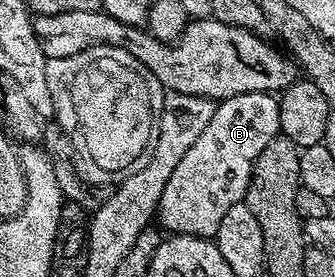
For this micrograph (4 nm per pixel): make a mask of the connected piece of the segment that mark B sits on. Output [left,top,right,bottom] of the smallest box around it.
[158,92,280,239]

